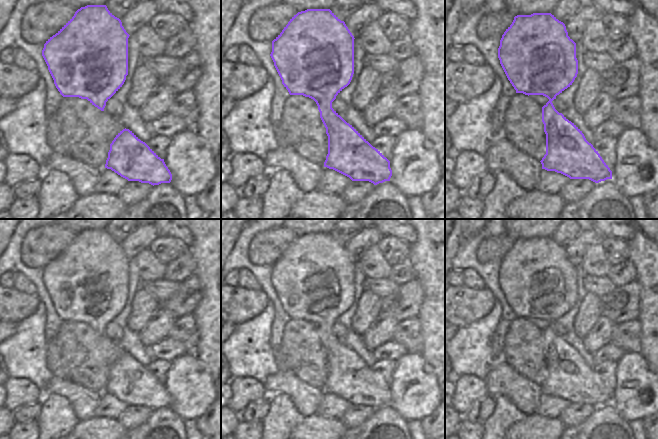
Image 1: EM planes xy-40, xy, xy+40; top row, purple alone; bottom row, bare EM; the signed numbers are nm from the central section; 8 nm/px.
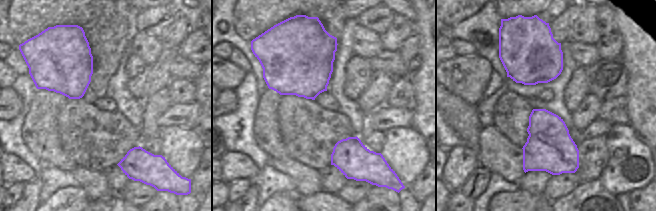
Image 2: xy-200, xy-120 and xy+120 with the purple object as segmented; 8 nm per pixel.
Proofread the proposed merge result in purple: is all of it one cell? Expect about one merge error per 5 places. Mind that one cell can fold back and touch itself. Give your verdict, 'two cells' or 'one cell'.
one cell

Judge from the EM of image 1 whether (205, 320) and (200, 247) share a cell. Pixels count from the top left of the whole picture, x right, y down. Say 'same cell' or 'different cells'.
same cell

